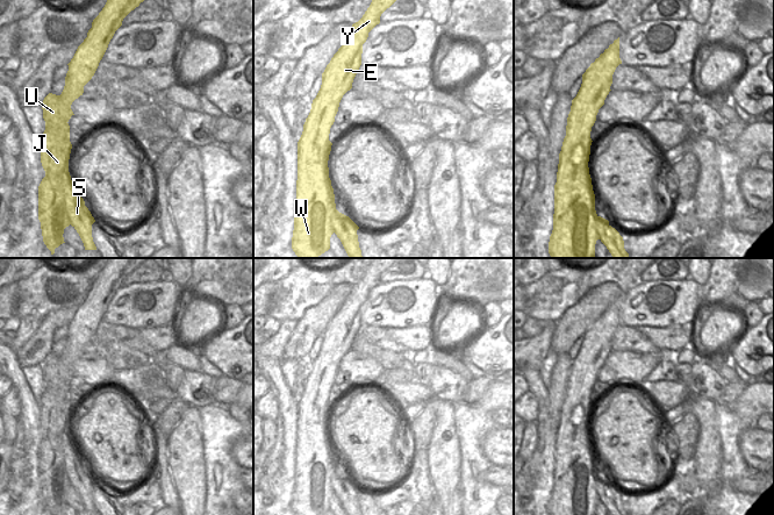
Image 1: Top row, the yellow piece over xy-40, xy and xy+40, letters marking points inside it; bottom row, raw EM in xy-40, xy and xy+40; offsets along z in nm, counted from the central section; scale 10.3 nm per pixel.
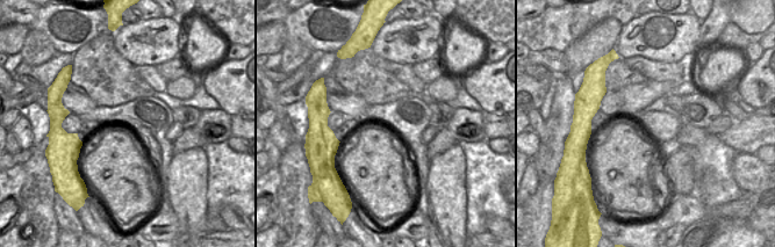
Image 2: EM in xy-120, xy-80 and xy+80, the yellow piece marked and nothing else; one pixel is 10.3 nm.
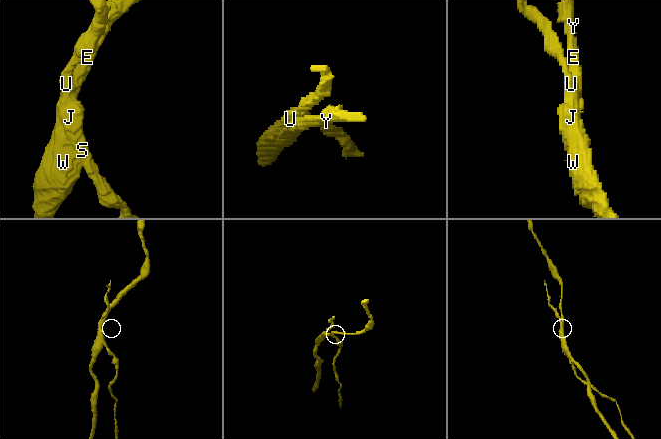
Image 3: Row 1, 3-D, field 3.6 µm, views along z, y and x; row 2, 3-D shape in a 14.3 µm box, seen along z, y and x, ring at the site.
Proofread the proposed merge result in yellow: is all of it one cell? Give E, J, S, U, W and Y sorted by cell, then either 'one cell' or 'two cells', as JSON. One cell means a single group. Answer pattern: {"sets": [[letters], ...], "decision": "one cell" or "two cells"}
{"sets": [["E", "W", "Y"], ["J", "S", "U"]], "decision": "two cells"}

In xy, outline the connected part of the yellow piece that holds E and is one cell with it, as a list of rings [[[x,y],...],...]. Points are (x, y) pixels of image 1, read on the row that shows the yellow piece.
[[[372,0],[363,17],[352,24],[349,36],[322,73],[321,88],[313,100],[310,113],[298,142],[296,205],[292,237],[292,249],[298,258],[317,258],[330,249],[334,227],[328,224],[325,234],[317,242],[315,223],[308,215],[308,207],[316,201],[313,181],[321,170],[321,167],[316,171],[309,170],[308,163],[321,145],[324,146],[324,152],[330,155],[332,143],[327,138],[323,124],[334,124],[339,102],[352,88],[353,79],[361,65],[363,44],[368,33],[380,23],[381,14],[395,1]]]

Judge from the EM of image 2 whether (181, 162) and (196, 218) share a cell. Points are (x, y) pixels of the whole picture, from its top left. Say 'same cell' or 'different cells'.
same cell

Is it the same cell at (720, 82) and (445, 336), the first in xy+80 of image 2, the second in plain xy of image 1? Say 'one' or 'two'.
one

